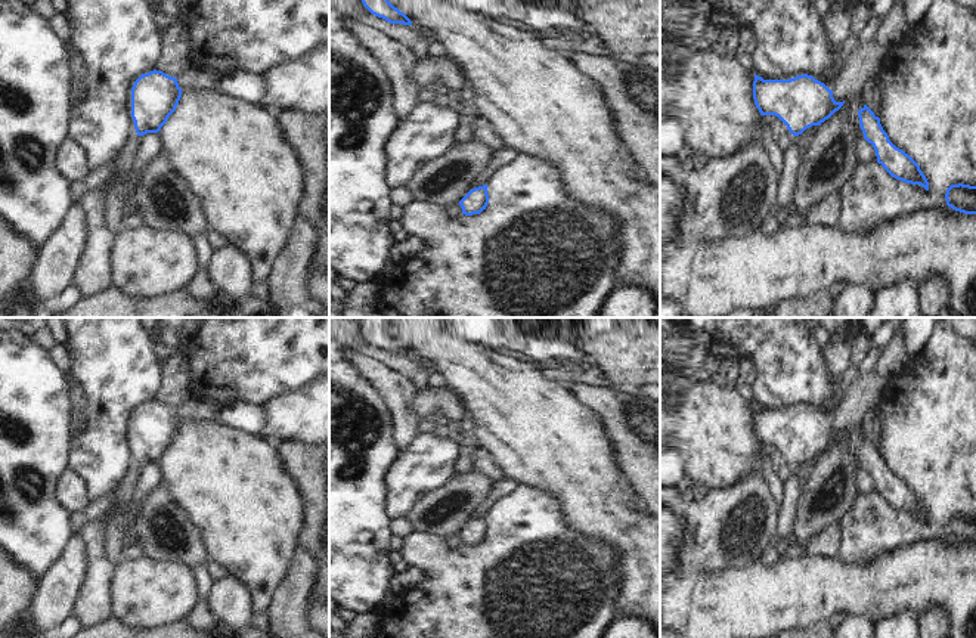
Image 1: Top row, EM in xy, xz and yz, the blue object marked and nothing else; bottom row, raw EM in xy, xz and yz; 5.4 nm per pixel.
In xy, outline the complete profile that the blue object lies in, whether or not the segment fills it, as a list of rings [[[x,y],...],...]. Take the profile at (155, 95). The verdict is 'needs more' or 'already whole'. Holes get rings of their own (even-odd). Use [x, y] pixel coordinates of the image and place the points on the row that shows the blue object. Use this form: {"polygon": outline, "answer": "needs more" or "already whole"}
{"polygon": [[[157,69],[142,74],[131,87],[131,118],[137,136],[158,133],[180,97],[177,78]]], "answer": "already whole"}

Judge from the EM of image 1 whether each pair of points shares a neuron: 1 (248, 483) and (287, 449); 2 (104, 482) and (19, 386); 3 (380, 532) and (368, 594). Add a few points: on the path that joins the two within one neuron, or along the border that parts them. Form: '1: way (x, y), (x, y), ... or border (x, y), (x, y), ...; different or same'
1: border (276, 448), (284, 460), (284, 465), (299, 485); different
2: border (77, 434), (73, 443), (70, 467); different
3: way (372, 547), (368, 551), (368, 579); same

